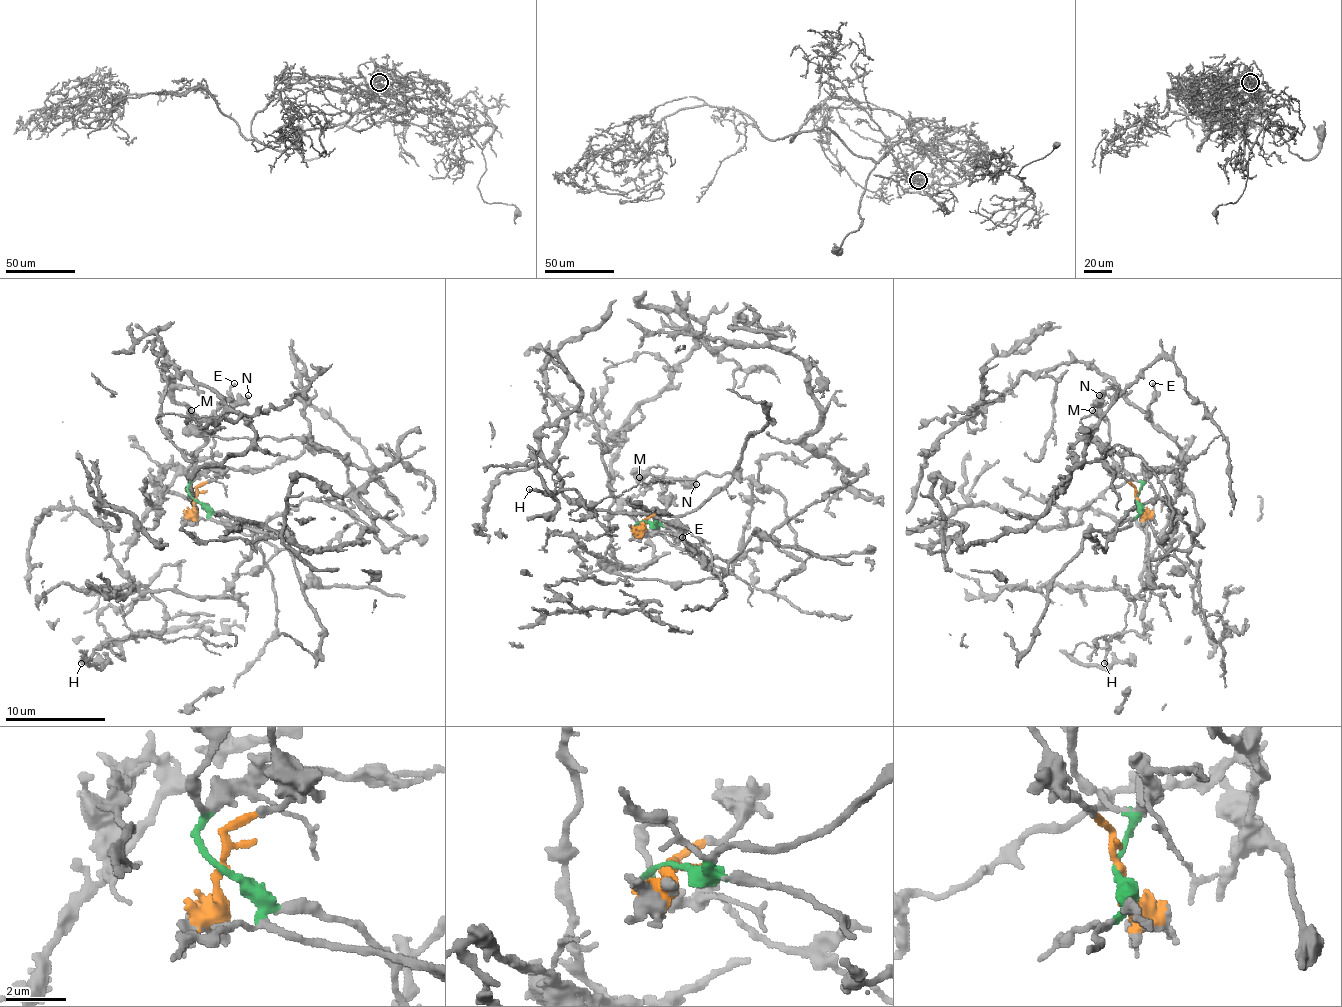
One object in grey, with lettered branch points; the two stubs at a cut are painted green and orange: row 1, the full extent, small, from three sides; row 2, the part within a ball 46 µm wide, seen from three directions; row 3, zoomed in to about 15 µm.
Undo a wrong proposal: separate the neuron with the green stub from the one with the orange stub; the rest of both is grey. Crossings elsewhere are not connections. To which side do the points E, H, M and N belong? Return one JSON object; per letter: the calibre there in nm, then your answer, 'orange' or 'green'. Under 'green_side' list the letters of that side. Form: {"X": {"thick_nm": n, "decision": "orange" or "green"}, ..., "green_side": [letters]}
{"E": {"thick_nm": 140, "decision": "green"}, "H": {"thick_nm": 280, "decision": "green"}, "M": {"thick_nm": 150, "decision": "orange"}, "N": {"thick_nm": 400, "decision": "orange"}, "green_side": ["E", "H"]}

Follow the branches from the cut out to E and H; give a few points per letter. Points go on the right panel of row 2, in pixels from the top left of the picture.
E: (1136, 500), (1166, 557), (1126, 590), (1121, 633), (1141, 633), (1184, 467), (1146, 417), (1151, 382)
H: (1136, 500), (1166, 557), (1136, 595), (1126, 590), (1134, 613), (1119, 633), (1104, 638), (1104, 663)

